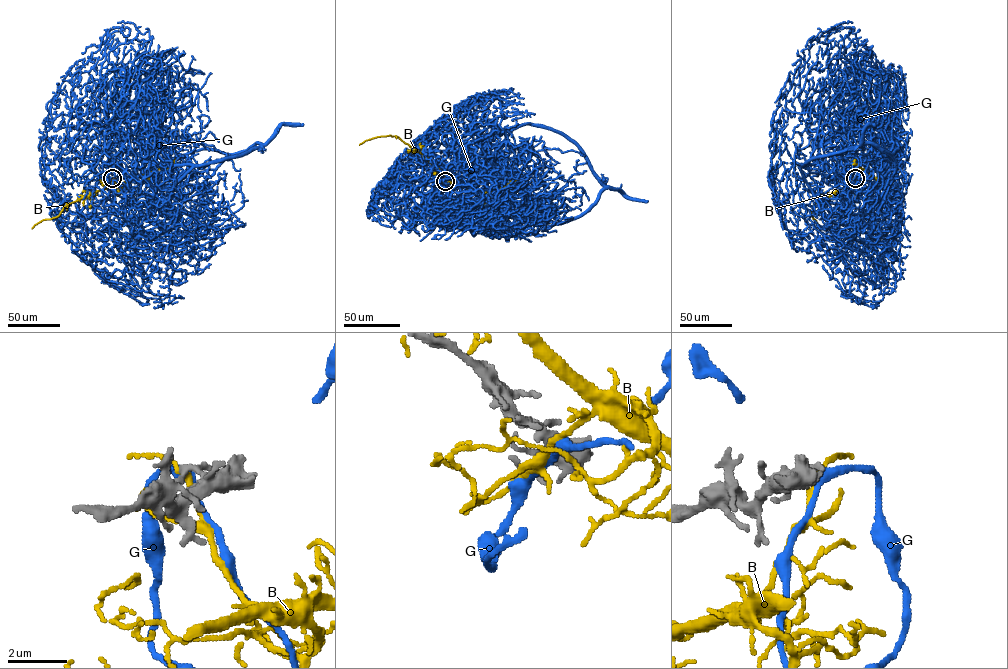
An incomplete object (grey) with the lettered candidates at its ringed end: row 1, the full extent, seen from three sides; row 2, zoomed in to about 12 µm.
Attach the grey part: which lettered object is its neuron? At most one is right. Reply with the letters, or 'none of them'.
none of them

